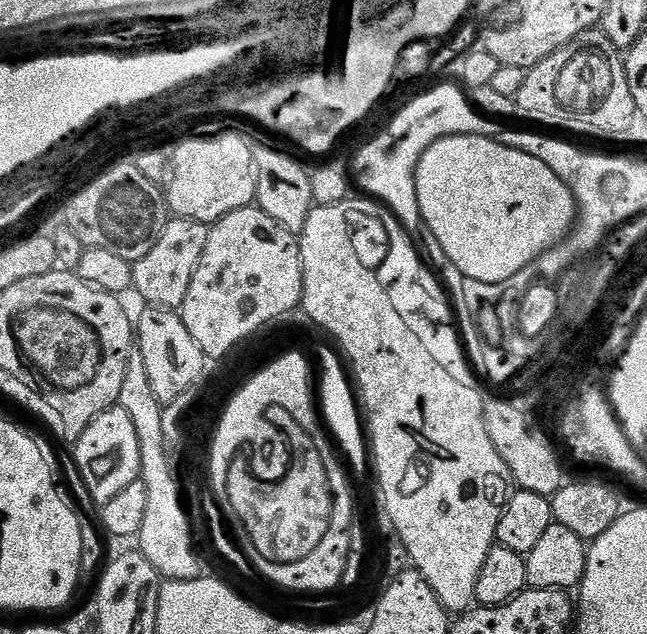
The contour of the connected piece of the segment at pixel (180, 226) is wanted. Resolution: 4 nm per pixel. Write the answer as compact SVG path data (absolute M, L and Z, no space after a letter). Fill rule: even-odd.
M172 218L165 223L158 242L154 242L154 250L132 266L132 288L145 300L145 305L169 310L183 305L194 270L198 270L198 262L202 262L202 250L206 250L208 229L209 225L196 220Z

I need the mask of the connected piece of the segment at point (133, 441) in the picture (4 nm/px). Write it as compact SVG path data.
M118 406L108 408L102 414L98 414L98 418L94 418L94 422L90 422L90 426L86 426L82 438L78 438L78 442L74 446L74 452L76 452L76 468L80 471L80 480L84 483L85 490L88 491L87 499L93 505L102 506L106 502L110 502L110 498L114 498L120 491L126 490L126 486L130 486L130 482L140 479L142 450L138 446L138 430L134 430L134 421L130 419L130 414L126 414L126 410L122 410Z

